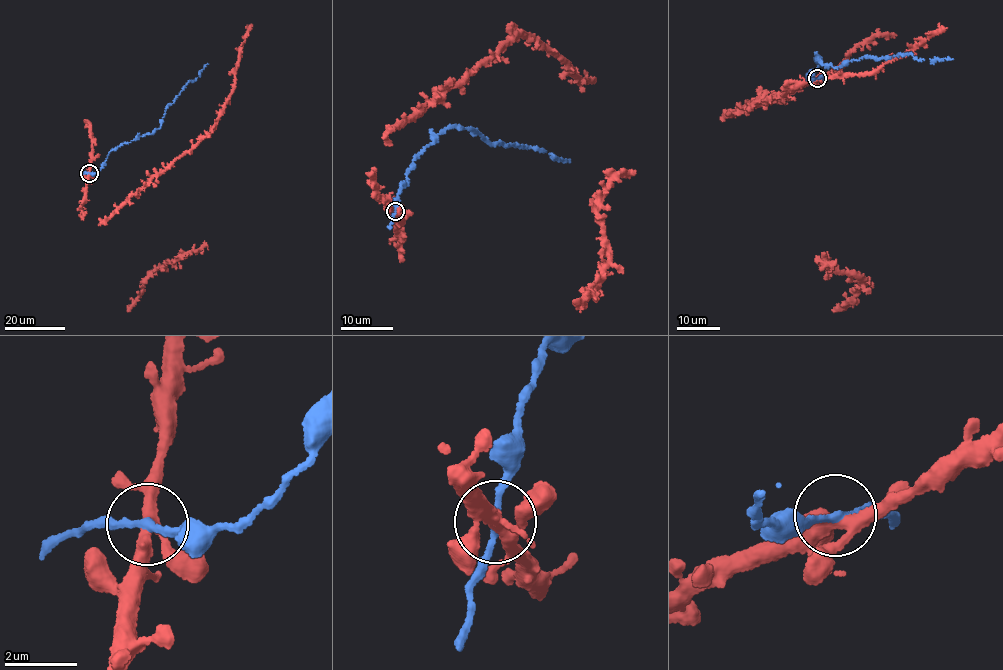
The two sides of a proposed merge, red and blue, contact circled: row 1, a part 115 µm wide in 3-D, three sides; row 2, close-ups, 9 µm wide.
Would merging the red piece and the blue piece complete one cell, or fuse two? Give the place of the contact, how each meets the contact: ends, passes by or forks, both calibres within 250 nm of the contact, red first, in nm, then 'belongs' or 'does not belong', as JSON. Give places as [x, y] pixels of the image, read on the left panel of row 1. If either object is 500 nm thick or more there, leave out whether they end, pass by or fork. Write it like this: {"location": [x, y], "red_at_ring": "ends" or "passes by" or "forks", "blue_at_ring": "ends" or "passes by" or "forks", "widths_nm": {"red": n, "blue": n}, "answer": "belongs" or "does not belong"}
{"location": [89, 173], "red_at_ring": "forks", "blue_at_ring": "passes by", "widths_nm": {"red": 320, "blue": 190}, "answer": "belongs"}

